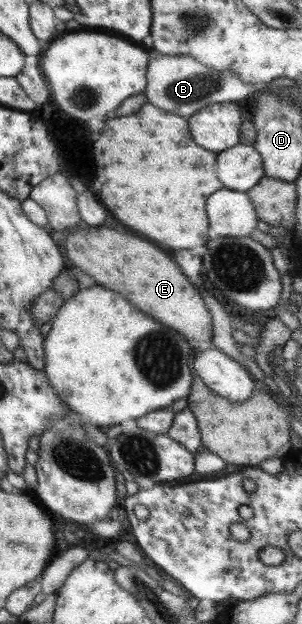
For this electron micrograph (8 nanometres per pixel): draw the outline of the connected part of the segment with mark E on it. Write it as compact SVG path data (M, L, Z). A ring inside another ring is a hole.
M79 225L73 232L61 238L71 264L84 274L88 274L90 278L94 278L100 286L122 294L140 312L152 316L164 326L168 324L168 328L182 334L189 348L195 350L194 353L209 346L213 336L213 318L203 301L203 294L198 294L196 288L186 282L184 274L164 252L160 252L158 248L154 248L152 244L140 238L120 234L110 228ZM138 290L140 290L140 298L138 298Z

